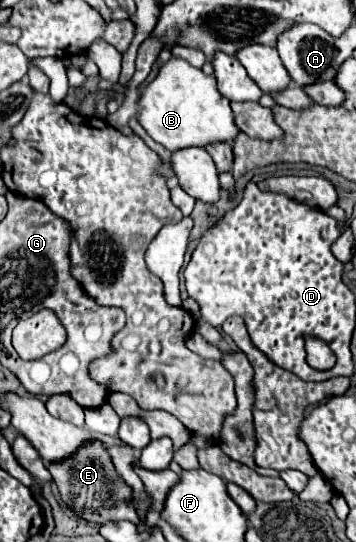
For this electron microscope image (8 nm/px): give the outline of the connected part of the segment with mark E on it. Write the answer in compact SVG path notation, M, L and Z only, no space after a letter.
M88 440L78 448L76 454L58 462L50 462L48 472L58 486L62 502L76 516L96 524L118 520L130 520L136 524L136 508L132 506L130 490L126 488L126 482L120 478L120 474L114 470L114 464L108 456L108 446L104 442Z

